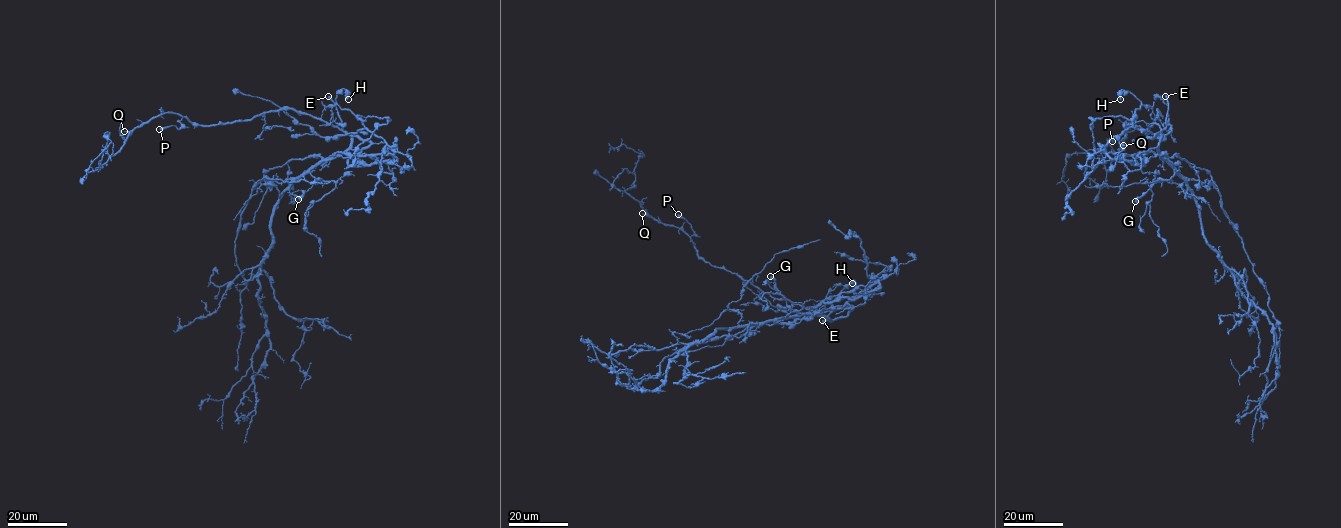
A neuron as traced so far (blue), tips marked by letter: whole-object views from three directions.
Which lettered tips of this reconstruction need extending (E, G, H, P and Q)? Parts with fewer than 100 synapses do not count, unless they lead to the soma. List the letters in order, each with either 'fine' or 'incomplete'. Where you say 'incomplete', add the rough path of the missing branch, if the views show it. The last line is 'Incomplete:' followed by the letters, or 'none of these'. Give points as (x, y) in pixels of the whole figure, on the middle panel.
E: incomplete; course (822, 320), (778, 321), (777, 315)
G: fine
H: fine
P: fine
Q: fine
Incomplete: E

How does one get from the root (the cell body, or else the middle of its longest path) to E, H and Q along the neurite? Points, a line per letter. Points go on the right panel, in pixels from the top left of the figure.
E: (1161, 136), (1168, 105), (1165, 96)
H: (1161, 136), (1151, 107), (1122, 89), (1120, 99)
Q: (1161, 136), (1161, 129), (1154, 120), (1159, 117), (1157, 111), (1160, 113), (1149, 132), (1127, 124), (1123, 145)

